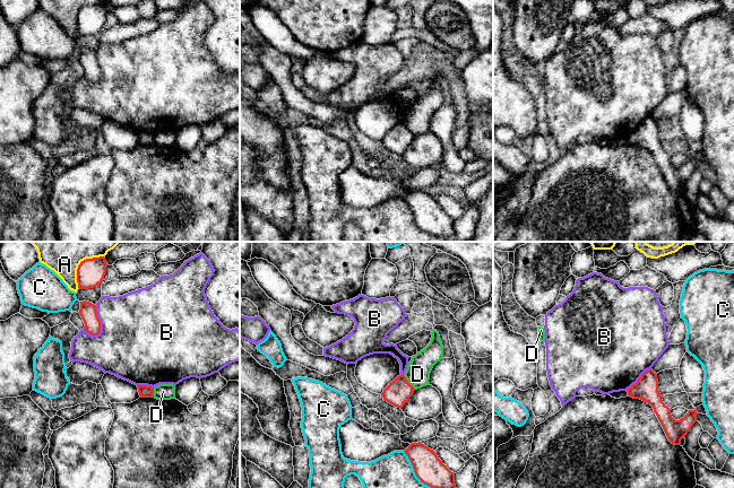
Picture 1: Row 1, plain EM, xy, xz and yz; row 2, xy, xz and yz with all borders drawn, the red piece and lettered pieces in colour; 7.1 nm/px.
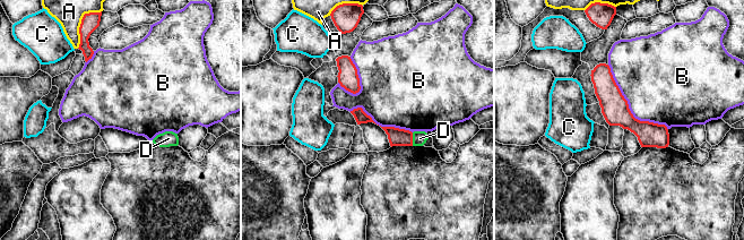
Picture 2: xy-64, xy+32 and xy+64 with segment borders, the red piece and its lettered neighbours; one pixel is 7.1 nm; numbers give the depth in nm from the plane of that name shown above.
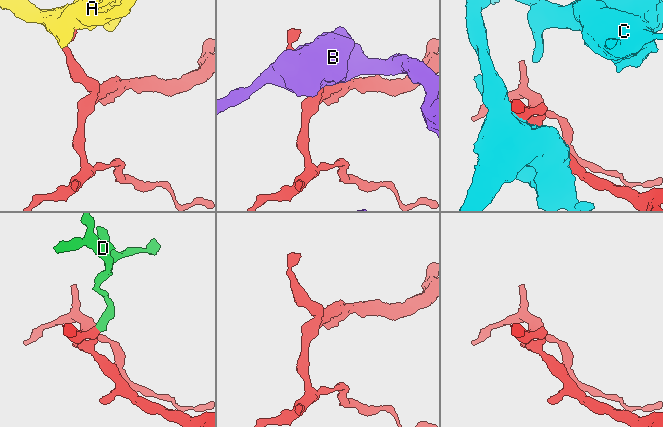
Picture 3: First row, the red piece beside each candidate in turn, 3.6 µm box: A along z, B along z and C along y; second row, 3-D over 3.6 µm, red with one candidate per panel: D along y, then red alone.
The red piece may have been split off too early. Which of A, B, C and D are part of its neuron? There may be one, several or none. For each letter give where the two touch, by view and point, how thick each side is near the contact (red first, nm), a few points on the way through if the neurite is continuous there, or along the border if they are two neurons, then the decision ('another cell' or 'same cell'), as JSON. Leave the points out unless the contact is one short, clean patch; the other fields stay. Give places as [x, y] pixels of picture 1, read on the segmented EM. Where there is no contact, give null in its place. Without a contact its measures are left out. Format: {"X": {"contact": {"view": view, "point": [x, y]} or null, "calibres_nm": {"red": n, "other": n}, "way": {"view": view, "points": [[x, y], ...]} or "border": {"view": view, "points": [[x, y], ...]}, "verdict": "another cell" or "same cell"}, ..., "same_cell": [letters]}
{"A": {"contact": {"view": "xy", "point": [80, 263]}, "calibres_nm": {"red": 200, "other": 380}, "verdict": "another cell"}, "B": {"contact": {"view": "xy", "point": [100, 322]}, "calibres_nm": {"red": 120, "other": 480}, "verdict": "another cell"}, "C": {"contact": {"view": "xz", "point": [414, 471]}, "calibres_nm": {"red": 200, "other": 260}, "verdict": "another cell"}, "D": {"contact": {"view": "xz", "point": [407, 382]}, "calibres_nm": {"red": 180, "other": 180}, "border": {"view": "xz", "points": [[403, 375], [415, 389]]}, "verdict": "another cell"}, "same_cell": []}

